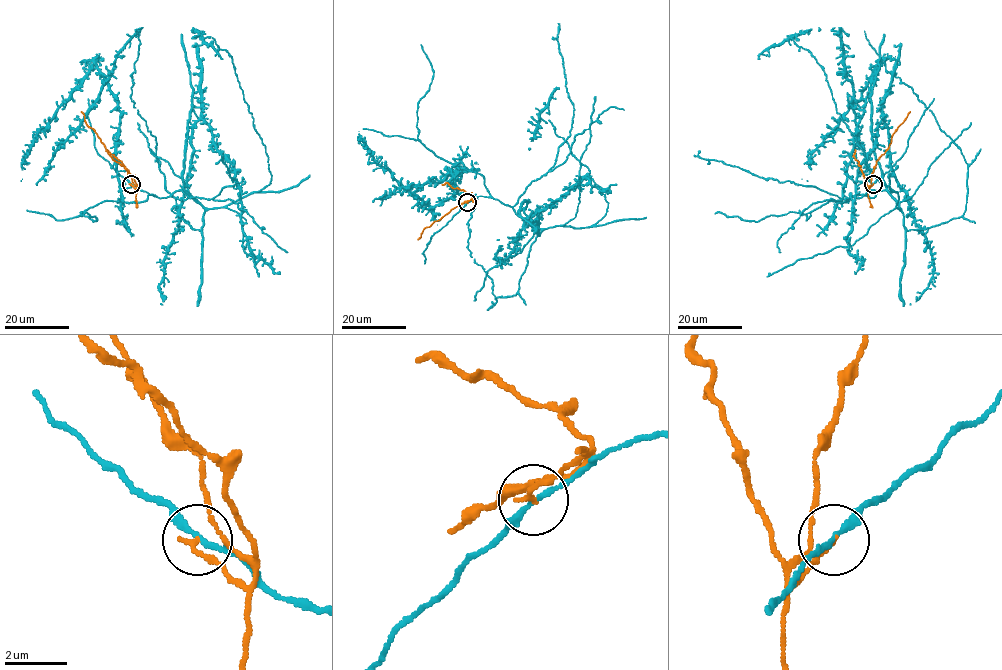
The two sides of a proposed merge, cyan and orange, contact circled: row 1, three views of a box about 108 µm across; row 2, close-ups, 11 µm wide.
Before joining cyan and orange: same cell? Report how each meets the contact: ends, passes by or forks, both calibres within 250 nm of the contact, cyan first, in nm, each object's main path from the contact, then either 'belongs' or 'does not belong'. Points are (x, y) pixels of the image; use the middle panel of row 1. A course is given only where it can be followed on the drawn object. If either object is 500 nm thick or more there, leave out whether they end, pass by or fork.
cyan passes by | orange ends | 180/160 nm | cyan via (467, 203), (492, 197), (548, 228), (574, 218), (583, 179), (528, 218), (501, 263), (499, 240) | orange via (467, 203), (426, 227), (417, 240) | does not belong

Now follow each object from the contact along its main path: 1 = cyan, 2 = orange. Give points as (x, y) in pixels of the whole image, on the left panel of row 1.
1: (130, 184), (237, 212), (242, 245), (240, 186), (200, 119), (163, 305)
2: (130, 184), (135, 185), (131, 176), (106, 148), (81, 111)

